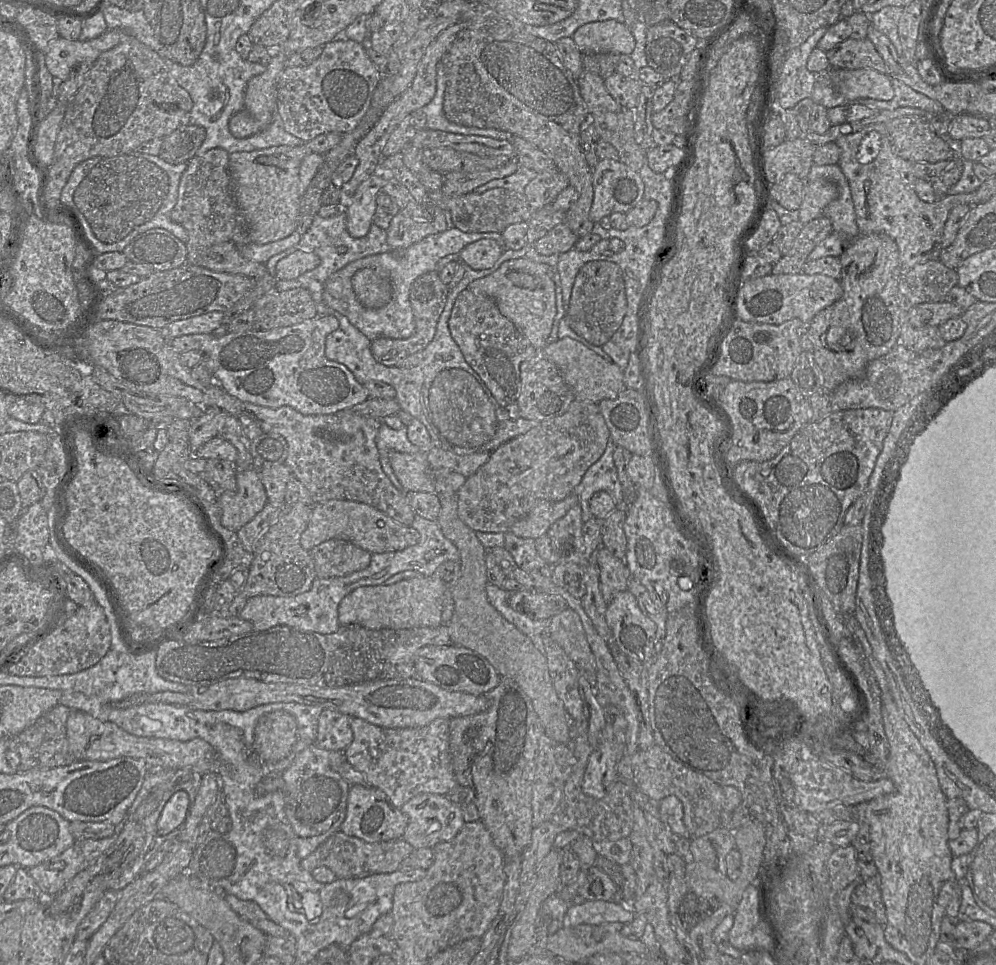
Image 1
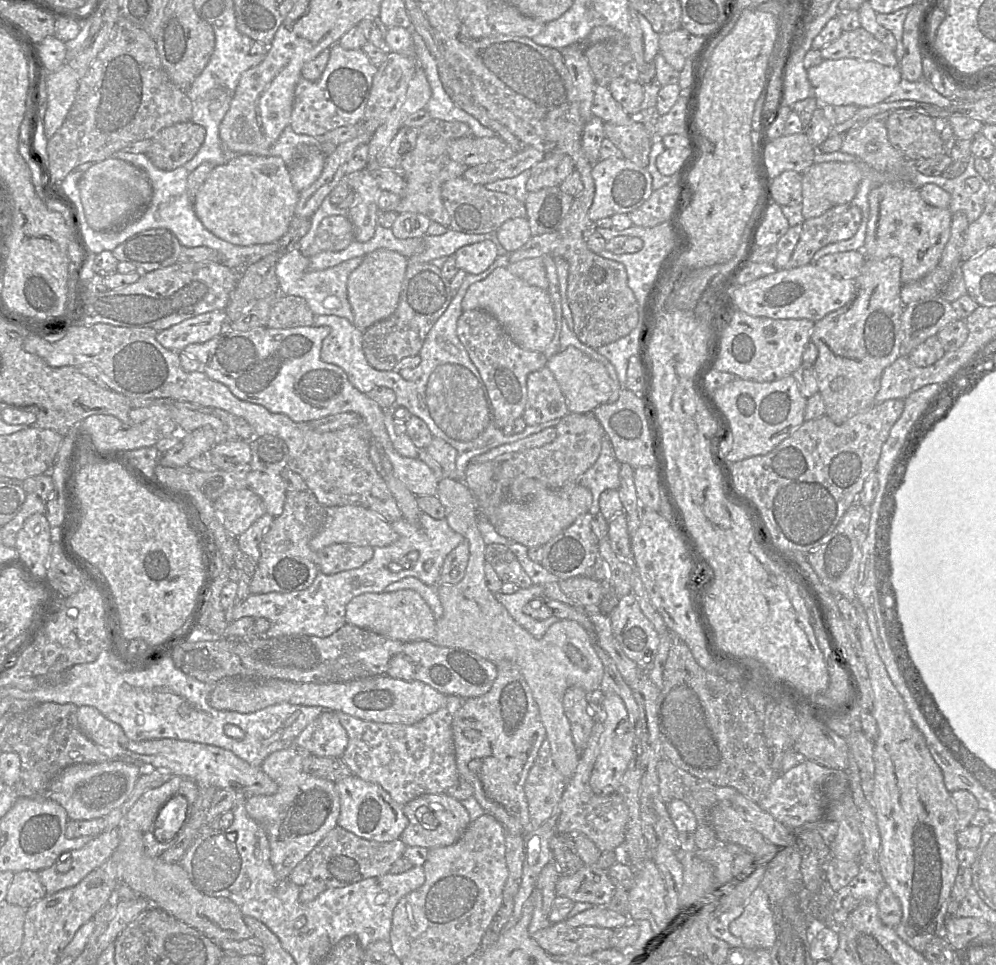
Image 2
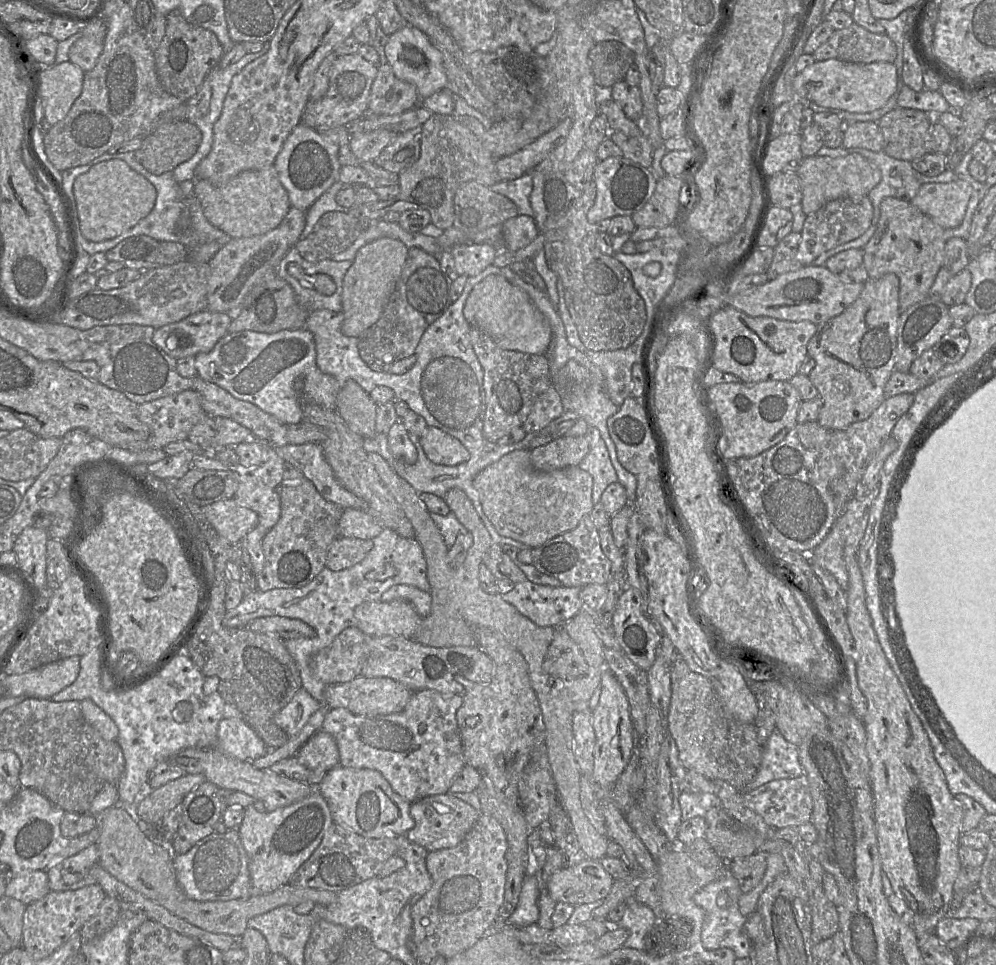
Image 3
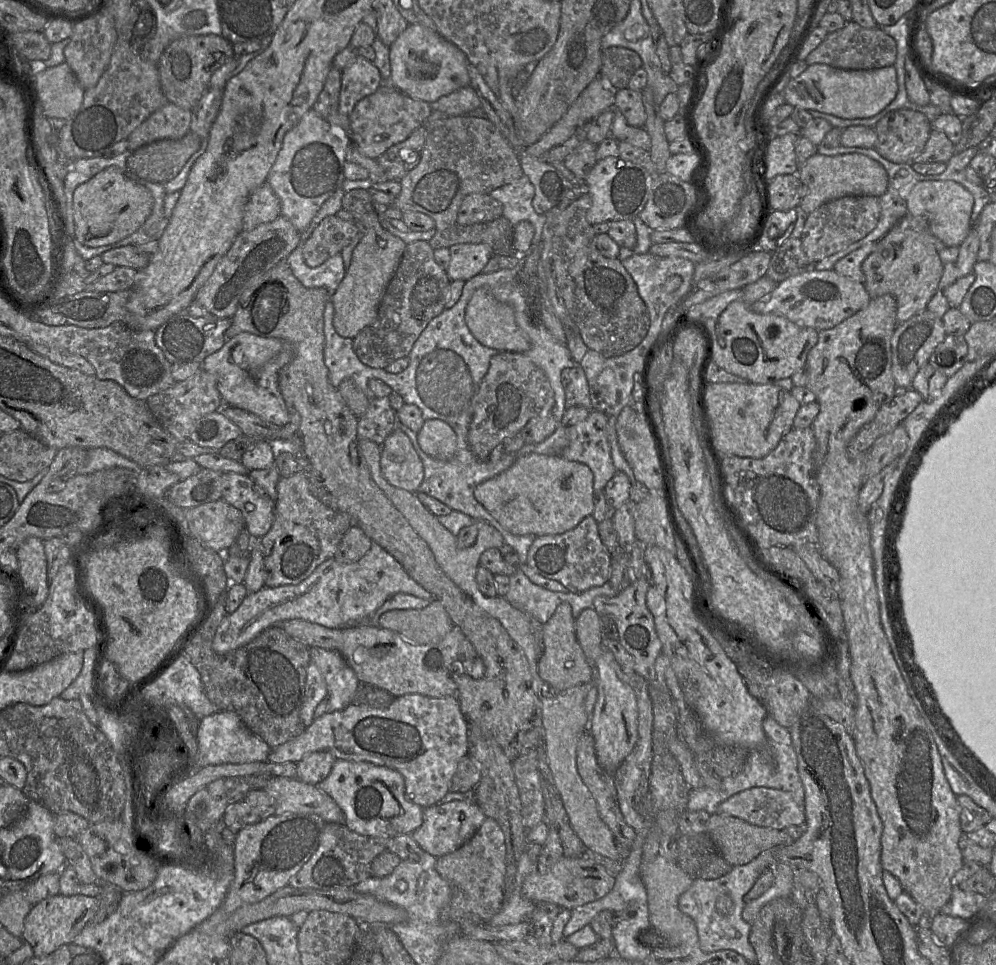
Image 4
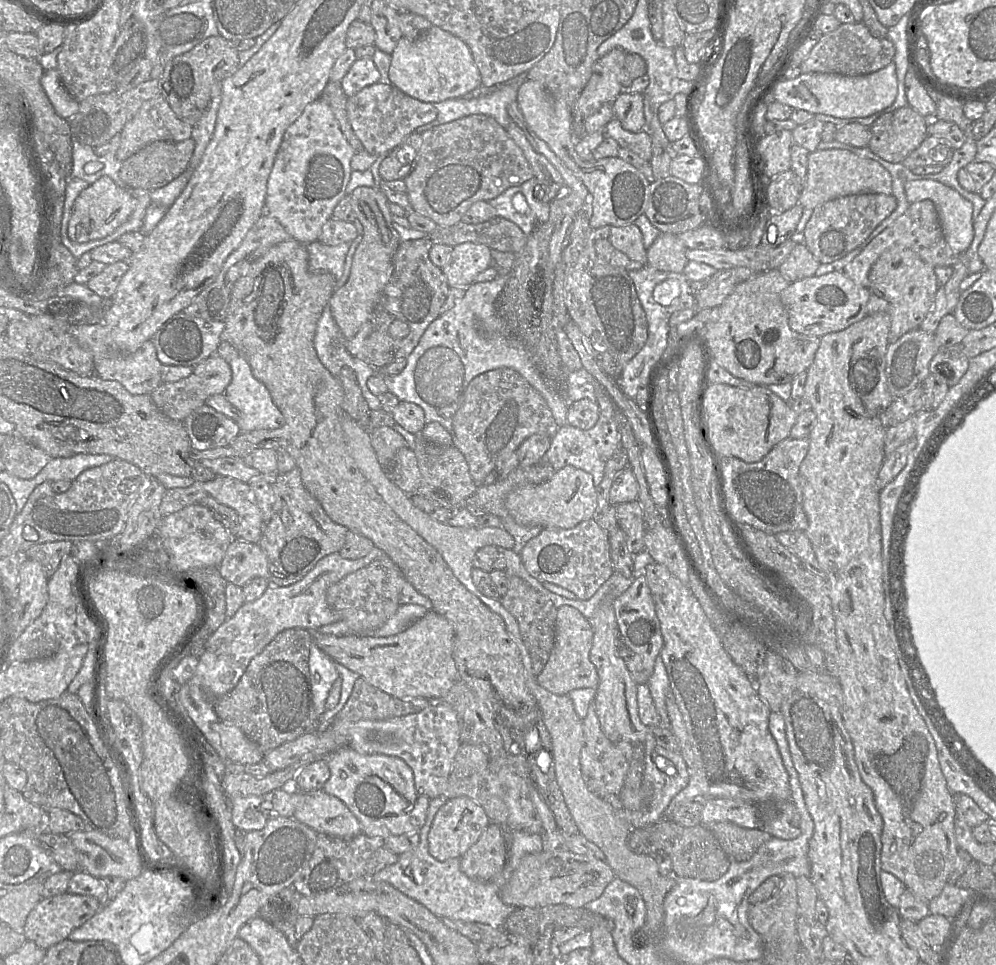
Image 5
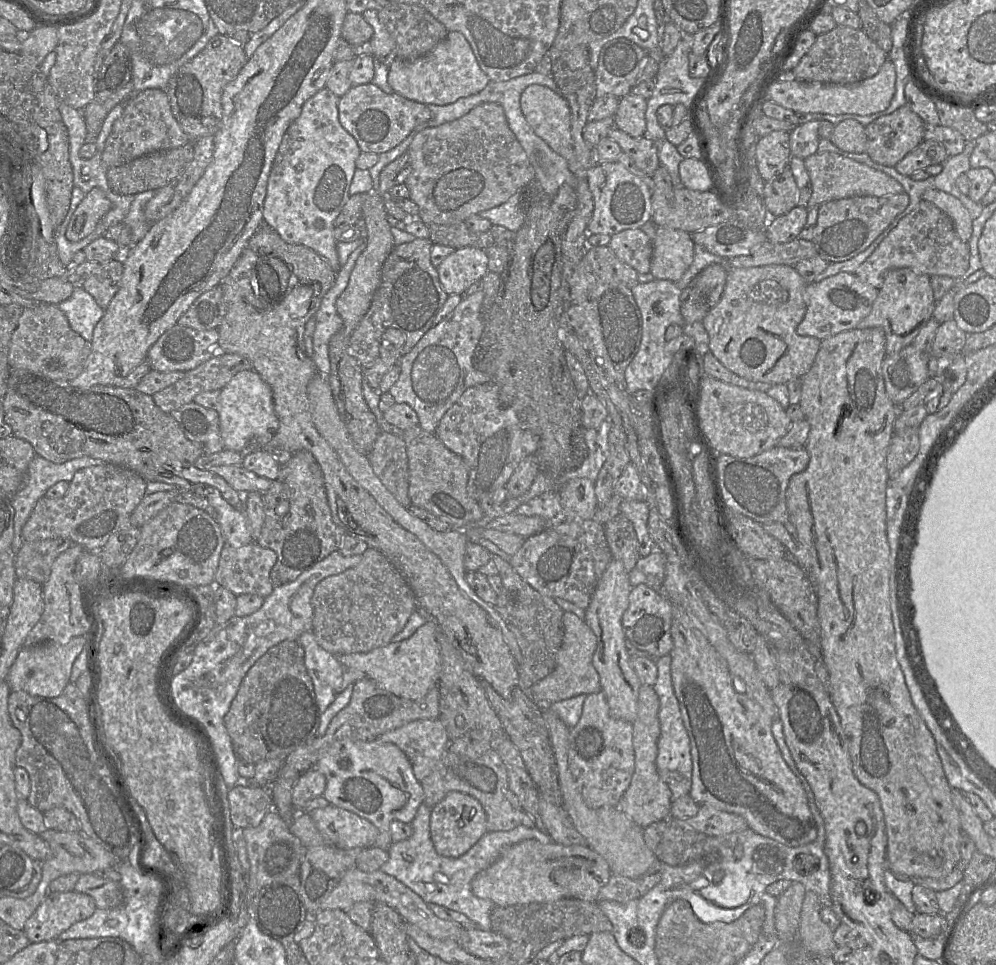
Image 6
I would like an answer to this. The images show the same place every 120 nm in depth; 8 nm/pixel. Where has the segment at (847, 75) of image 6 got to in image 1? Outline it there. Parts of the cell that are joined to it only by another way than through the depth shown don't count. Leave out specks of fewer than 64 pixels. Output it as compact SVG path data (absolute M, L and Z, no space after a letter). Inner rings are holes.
M849 37L828 50L826 54L832 68L871 68L889 74L883 58L868 38L856 40Z

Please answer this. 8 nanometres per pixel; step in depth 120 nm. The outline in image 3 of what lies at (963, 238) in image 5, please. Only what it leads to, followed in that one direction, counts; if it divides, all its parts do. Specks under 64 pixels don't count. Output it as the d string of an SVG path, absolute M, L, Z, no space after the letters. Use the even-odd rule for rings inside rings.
M964 180L949 183L927 183L920 186L910 202L941 227L955 228L963 220L971 194L972 187Z

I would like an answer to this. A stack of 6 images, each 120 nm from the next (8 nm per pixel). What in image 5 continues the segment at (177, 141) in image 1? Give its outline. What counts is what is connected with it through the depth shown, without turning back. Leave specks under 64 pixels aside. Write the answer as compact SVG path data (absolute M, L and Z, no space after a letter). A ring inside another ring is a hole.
M191 137L184 141L155 141L122 162L120 178L126 187L143 188L148 191L158 189L181 175L189 166L195 149Z

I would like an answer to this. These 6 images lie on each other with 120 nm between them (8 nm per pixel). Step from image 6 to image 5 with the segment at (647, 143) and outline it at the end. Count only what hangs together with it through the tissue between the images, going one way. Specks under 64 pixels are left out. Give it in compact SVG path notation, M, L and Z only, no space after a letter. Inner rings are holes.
M614 117L605 127L605 135L615 139L621 148L631 150L646 161L651 160L652 141L645 129L636 133L629 132Z

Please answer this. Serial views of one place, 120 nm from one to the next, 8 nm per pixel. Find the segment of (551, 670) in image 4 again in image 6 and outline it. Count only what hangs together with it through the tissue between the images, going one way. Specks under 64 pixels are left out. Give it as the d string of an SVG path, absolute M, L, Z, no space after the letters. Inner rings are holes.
M570 611L563 614L564 636L556 658L554 670L530 689L530 697L540 706L572 698L580 694L592 694L601 691L600 677L593 665L593 656L597 648L597 637L585 619Z

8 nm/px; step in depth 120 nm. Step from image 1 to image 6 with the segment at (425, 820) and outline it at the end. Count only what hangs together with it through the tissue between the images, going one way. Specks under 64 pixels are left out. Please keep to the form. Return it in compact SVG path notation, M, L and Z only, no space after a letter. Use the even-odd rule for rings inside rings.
M449 792L431 810L431 840L437 853L452 858L465 854L487 833L486 821L486 813L478 800L462 792Z

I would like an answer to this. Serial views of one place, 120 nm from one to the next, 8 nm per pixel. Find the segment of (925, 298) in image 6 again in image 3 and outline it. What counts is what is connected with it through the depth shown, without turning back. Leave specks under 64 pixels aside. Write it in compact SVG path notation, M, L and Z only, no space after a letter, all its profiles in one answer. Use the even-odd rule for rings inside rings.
M886 197L880 204L875 232L863 247L863 264L868 278L894 273L899 279L899 309L906 310L929 294L939 269L944 265L944 230L910 201Z

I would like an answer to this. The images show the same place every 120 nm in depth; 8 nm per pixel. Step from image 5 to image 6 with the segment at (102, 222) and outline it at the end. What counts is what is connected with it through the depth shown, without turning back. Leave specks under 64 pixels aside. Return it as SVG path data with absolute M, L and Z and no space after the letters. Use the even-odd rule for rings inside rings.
M92 188L76 207L66 229L66 238L76 242L88 236L110 208L105 192Z

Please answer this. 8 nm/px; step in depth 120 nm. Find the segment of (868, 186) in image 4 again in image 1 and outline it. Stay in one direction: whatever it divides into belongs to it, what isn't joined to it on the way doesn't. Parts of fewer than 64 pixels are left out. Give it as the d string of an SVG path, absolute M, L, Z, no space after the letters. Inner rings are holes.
M826 179L805 181L804 196L799 209L799 220L803 224L824 215L824 209L839 196L835 183Z

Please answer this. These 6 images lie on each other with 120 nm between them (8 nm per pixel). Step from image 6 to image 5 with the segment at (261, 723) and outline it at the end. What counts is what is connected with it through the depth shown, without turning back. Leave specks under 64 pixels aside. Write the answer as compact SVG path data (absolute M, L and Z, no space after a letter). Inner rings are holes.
M286 629L258 654L247 666L237 685L220 698L213 699L213 709L220 721L237 726L250 740L268 752L284 743L320 729L309 671L313 632L305 629Z

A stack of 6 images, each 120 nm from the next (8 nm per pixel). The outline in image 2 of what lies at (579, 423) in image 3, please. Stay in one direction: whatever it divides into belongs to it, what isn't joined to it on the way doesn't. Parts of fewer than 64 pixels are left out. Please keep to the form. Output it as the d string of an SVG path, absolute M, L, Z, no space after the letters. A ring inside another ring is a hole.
M609 436L603 438L598 459L579 479L579 484L590 489L592 493L592 505L589 509L591 515L600 511L599 497L603 491L619 489L619 469L620 463L615 457Z

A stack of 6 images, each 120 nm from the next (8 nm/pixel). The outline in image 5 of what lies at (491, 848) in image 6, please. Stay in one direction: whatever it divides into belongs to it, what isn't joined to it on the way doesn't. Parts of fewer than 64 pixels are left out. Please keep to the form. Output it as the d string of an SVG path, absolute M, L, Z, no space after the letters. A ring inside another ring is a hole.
M444 797L431 799L426 821L419 831L420 842L418 846L411 851L400 854L396 863L385 867L370 878L373 881L386 882L392 885L403 894L425 906L439 918L477 922L493 928L503 928L506 919L516 908L502 902L500 891L524 856L543 851L541 836L540 834L531 834L528 831L507 833L507 861L502 872L486 882L473 880L461 871L460 858L438 861L429 853L428 834L432 821L437 811L446 802L447 799Z

